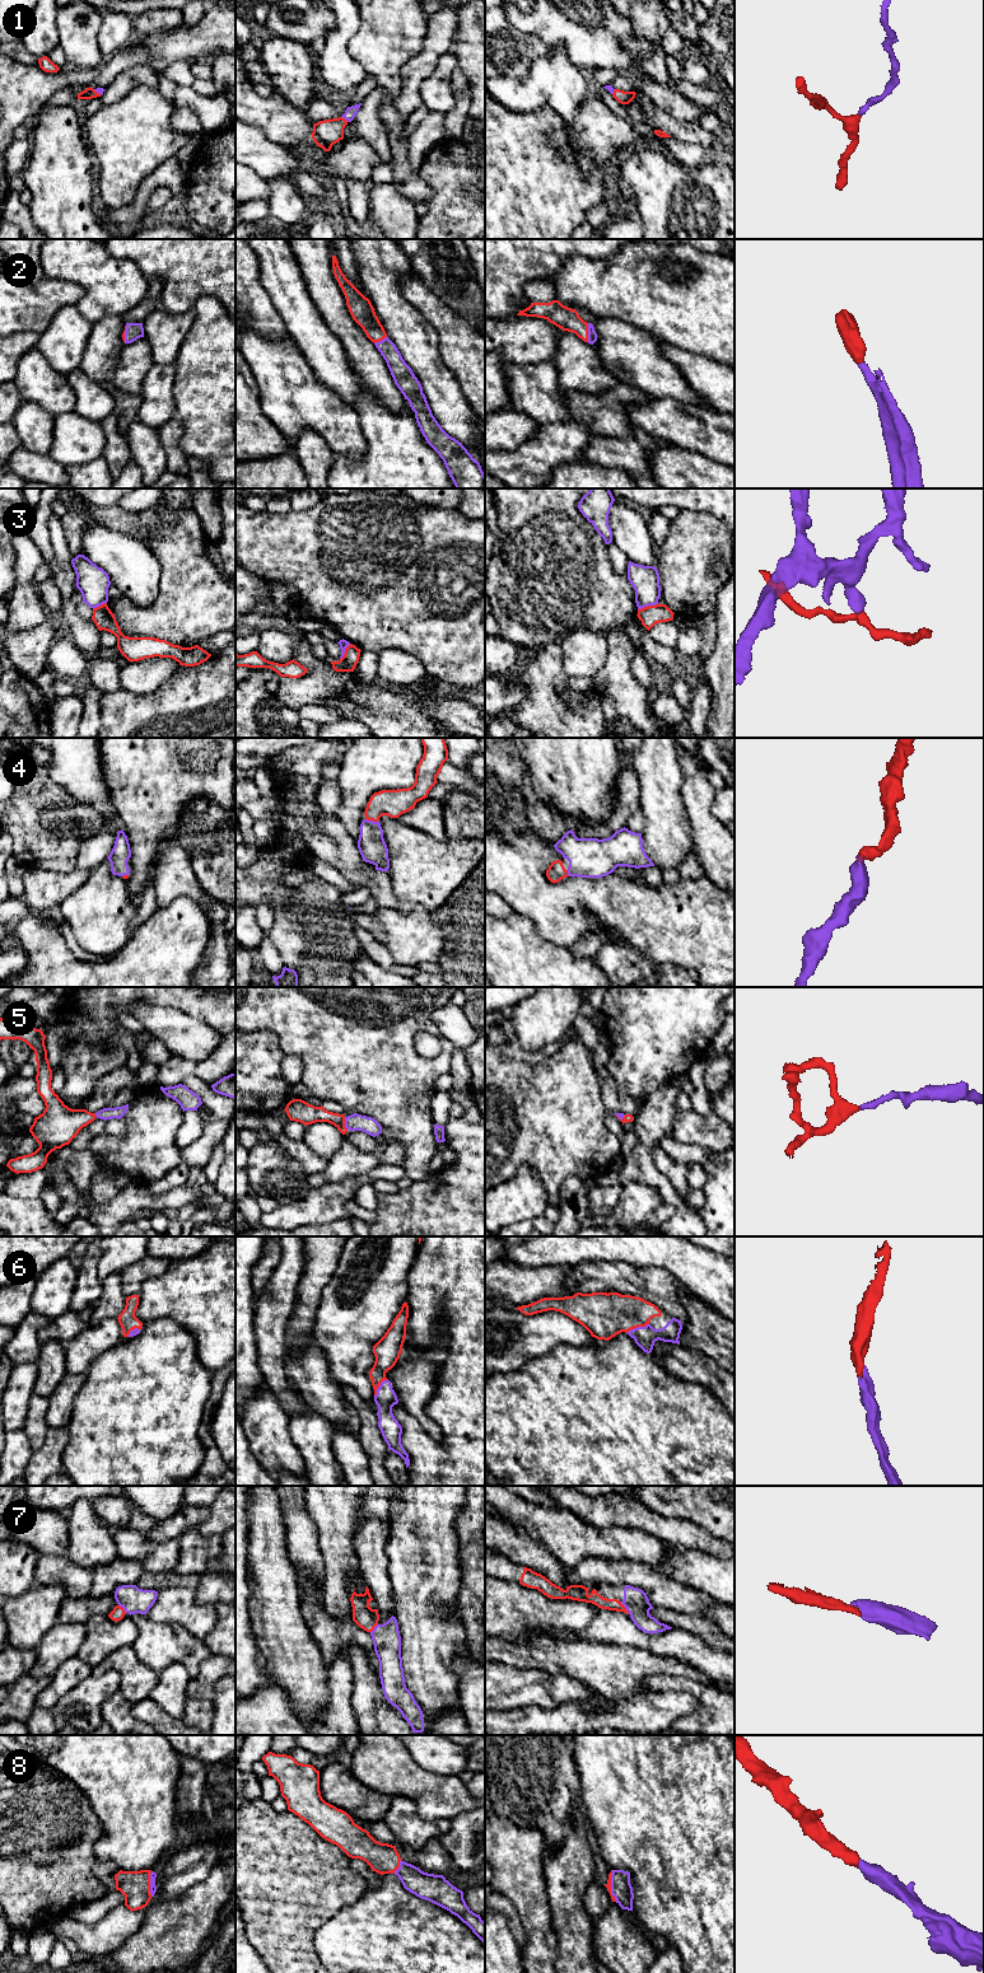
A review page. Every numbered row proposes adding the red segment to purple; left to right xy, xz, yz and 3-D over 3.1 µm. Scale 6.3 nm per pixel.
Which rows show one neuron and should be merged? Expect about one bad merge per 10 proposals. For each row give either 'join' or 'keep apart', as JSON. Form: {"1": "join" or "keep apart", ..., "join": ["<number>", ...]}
{"1": "join", "2": "join", "3": "keep apart", "4": "join", "5": "join", "6": "join", "7": "join", "8": "join", "join": ["1", "2", "4", "5", "6", "7", "8"]}

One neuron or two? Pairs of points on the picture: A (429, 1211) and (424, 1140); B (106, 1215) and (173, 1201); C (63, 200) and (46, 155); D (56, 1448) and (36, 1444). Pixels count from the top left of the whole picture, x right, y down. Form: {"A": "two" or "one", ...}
{"A": "two", "B": "one", "C": "one", "D": "two"}

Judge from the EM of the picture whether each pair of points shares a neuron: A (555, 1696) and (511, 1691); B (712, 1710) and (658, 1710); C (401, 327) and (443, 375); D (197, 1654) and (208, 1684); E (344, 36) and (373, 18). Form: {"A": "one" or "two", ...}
{"A": "one", "B": "two", "C": "one", "D": "two", "E": "two"}

